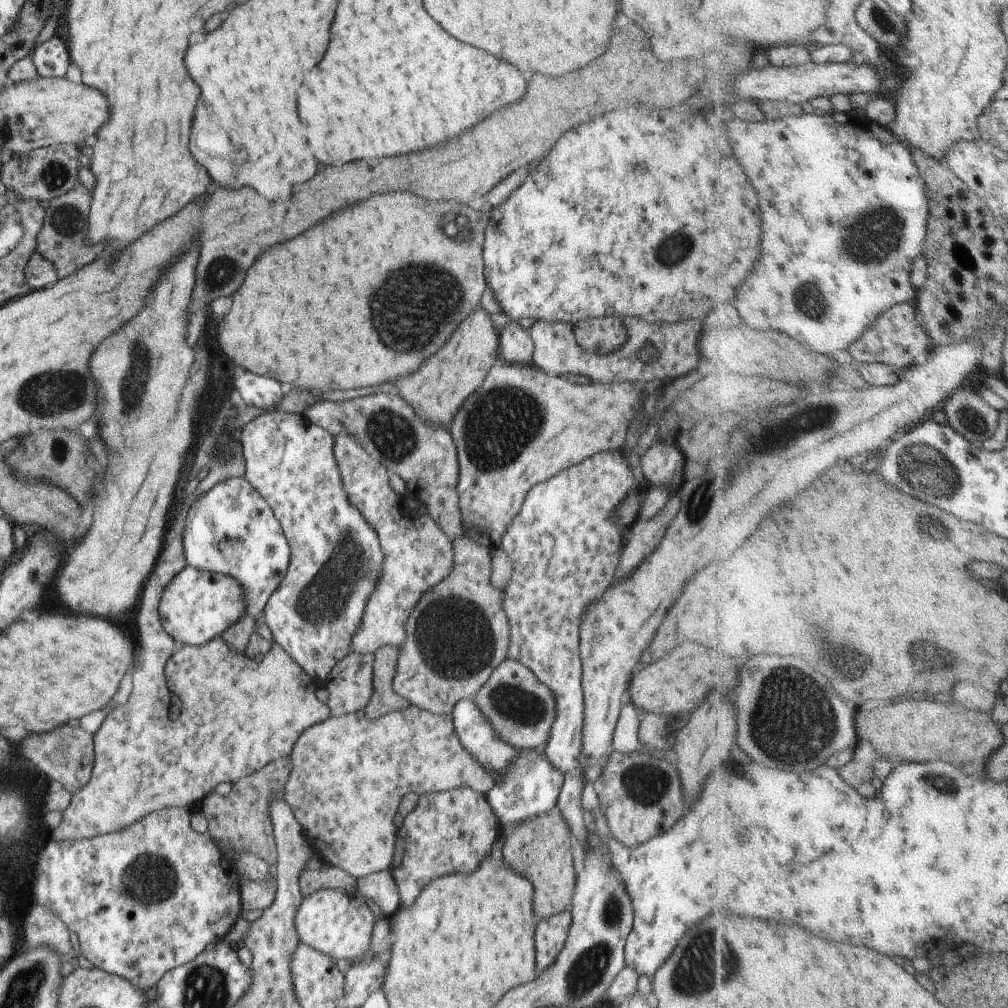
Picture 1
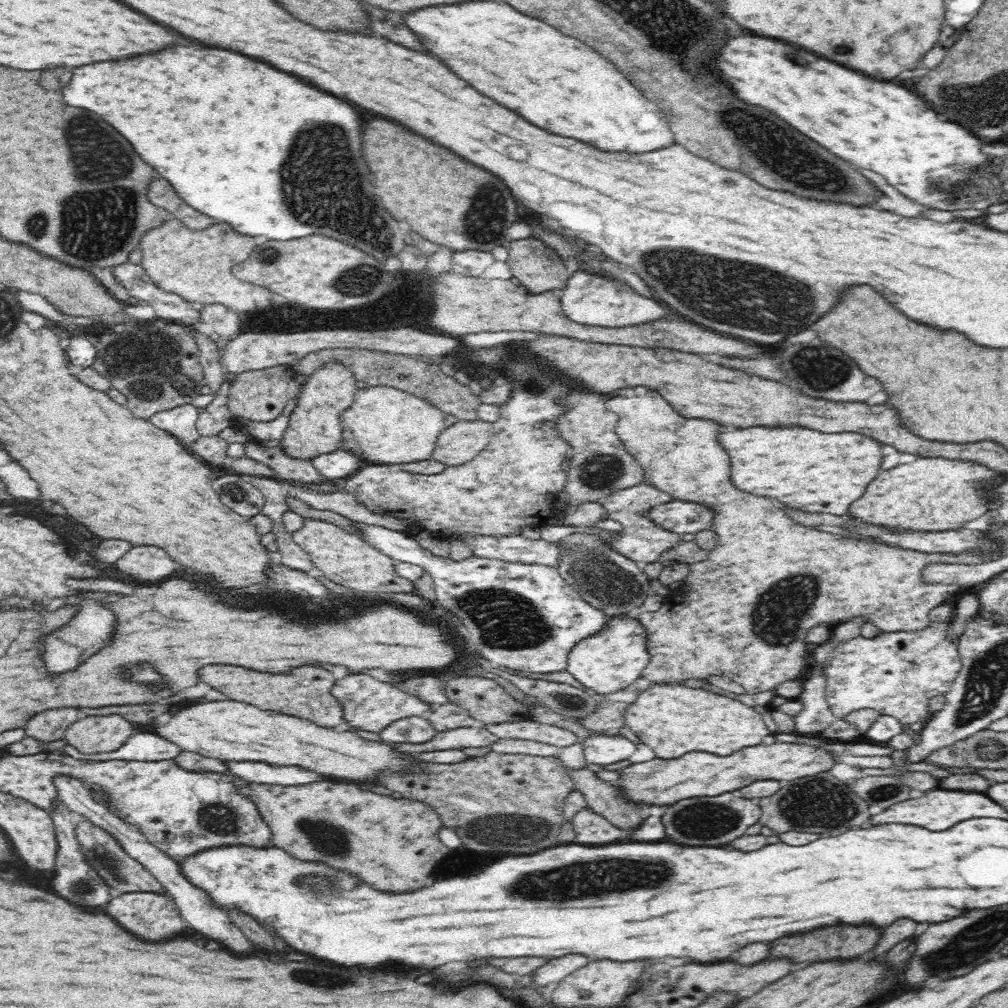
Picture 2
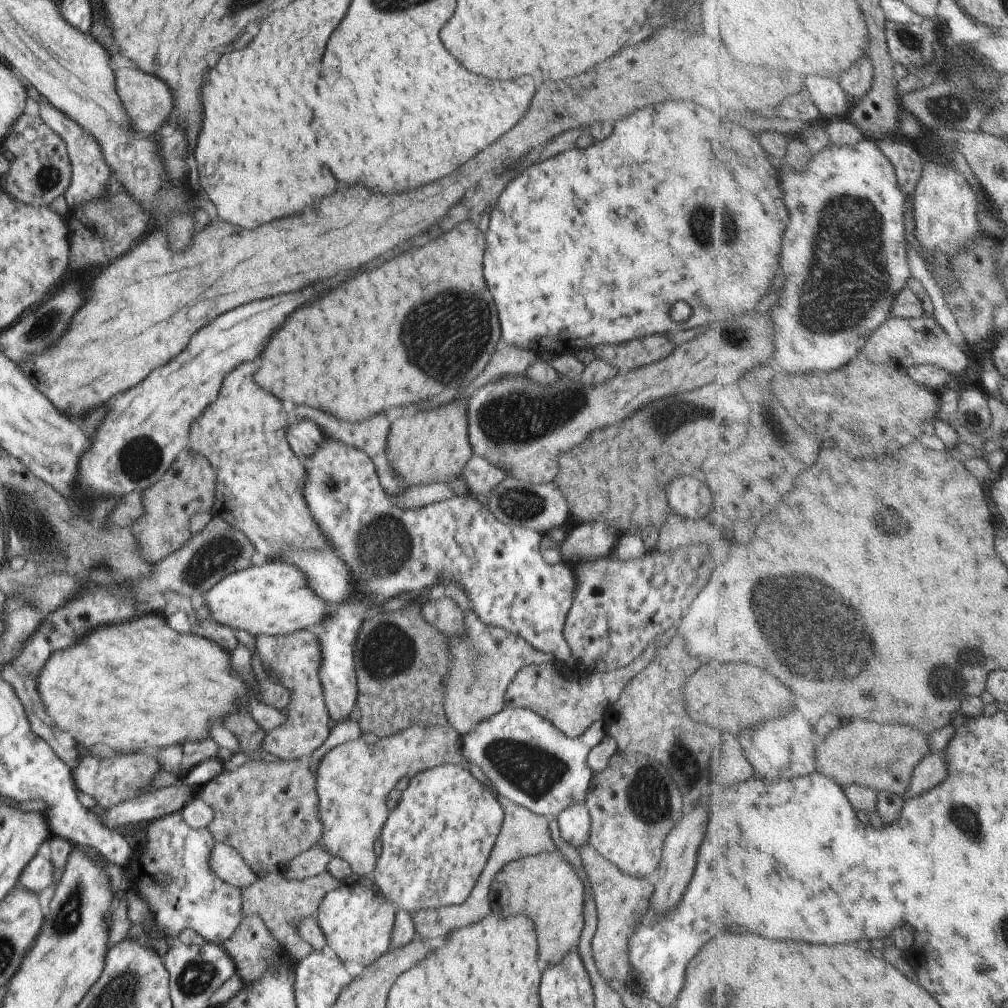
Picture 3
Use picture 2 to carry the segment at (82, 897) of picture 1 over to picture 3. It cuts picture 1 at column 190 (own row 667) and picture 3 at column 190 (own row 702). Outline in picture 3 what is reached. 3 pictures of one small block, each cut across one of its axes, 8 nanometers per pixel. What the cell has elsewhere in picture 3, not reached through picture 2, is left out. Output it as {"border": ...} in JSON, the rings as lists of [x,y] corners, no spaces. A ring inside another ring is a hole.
{"border":[[[167,814],[163,818],[153,820],[147,826],[145,848],[135,848],[131,854],[133,860],[129,864],[132,889],[147,906],[151,914],[151,924],[161,930],[166,939],[167,948],[177,942],[177,936],[183,929],[193,929],[206,942],[222,945],[230,938],[242,920],[240,891],[222,882],[209,870],[209,854],[213,850],[215,840],[207,828],[188,828],[181,816]]]}

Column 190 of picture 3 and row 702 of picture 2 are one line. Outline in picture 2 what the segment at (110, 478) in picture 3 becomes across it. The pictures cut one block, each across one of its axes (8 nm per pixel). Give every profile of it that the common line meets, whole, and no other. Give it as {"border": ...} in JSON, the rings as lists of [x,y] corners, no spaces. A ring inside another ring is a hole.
{"border":[[[350,674],[342,680],[338,680],[332,688],[332,696],[340,702],[344,710],[343,726],[352,730],[365,730],[366,732],[380,732],[392,722],[406,718],[408,716],[420,716],[424,712],[433,711],[432,705],[418,700],[414,694],[402,692],[400,688],[388,686],[384,682],[378,682],[366,674]]]}

